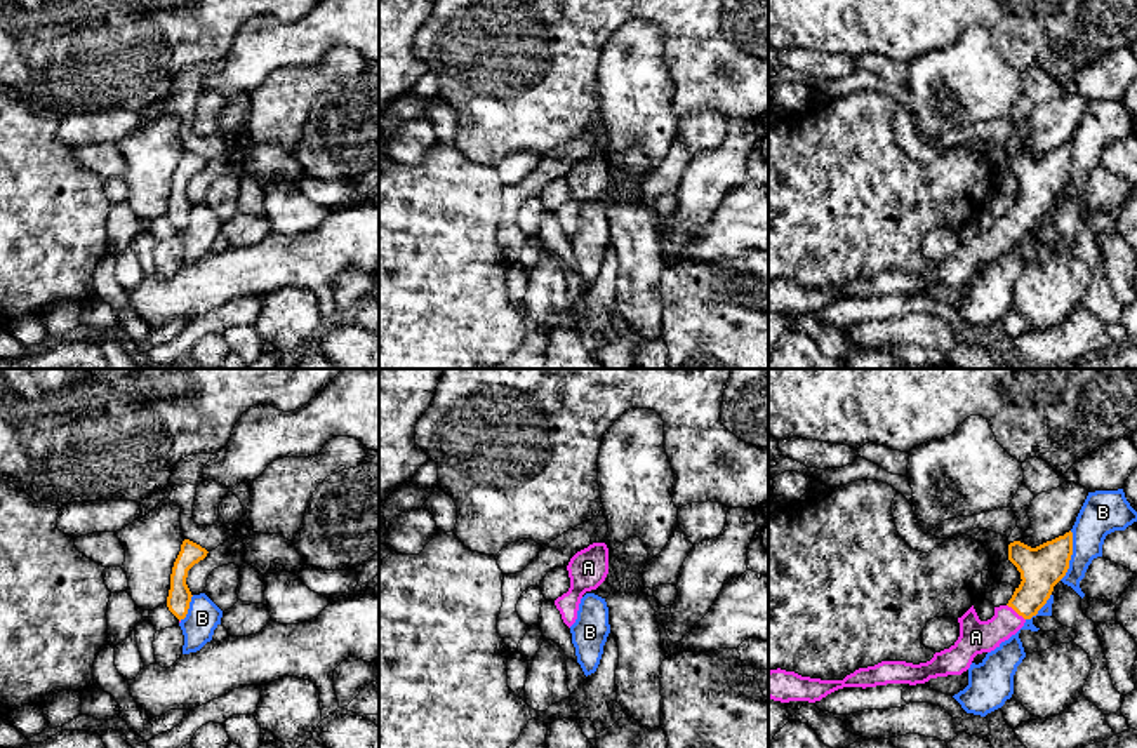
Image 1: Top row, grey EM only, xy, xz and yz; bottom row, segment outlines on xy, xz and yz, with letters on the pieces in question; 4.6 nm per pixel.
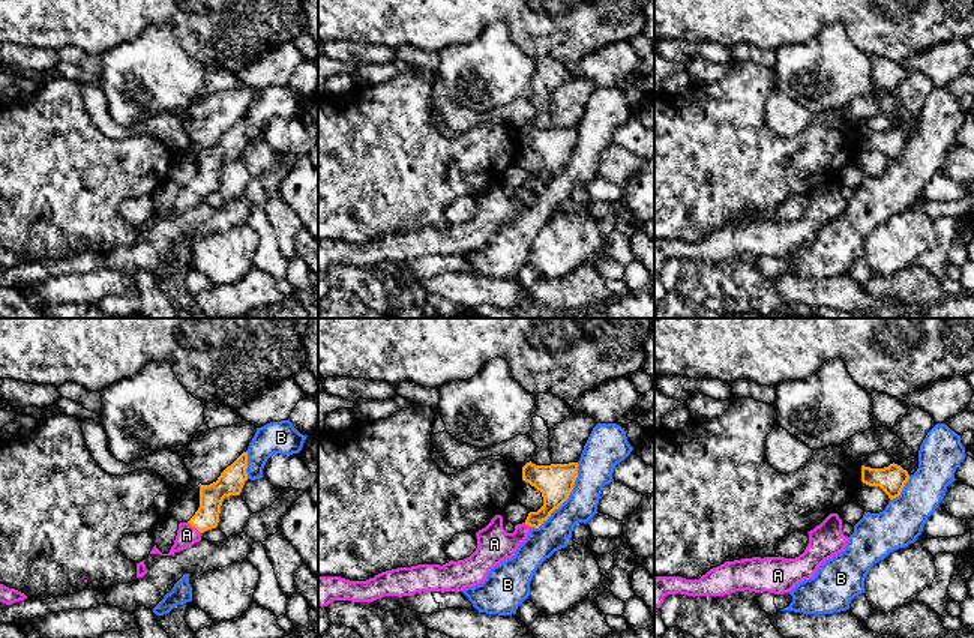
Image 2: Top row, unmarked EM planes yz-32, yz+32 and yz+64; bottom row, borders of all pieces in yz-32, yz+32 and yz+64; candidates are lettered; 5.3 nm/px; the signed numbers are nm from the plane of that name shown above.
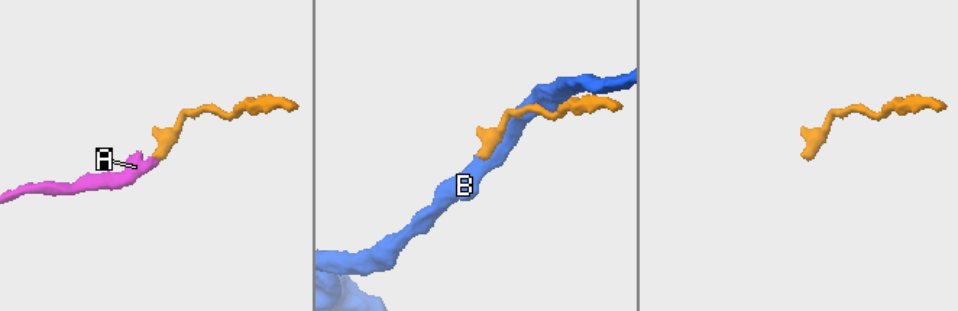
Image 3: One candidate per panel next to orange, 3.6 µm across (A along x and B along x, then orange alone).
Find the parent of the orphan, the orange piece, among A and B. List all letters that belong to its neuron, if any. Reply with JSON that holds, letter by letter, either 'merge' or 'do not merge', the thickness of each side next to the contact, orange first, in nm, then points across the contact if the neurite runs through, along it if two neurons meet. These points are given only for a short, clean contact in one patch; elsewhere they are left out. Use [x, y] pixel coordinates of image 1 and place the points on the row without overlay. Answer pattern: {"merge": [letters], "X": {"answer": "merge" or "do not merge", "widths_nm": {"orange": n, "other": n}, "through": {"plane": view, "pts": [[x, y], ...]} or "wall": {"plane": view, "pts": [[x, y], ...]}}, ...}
{"merge": ["A"], "A": {"answer": "merge", "widths_nm": {"orange": 200, "other": 160}, "through": {"plane": "yz", "pts": [[1042, 178], [1033, 204], [1016, 221], [991, 244], [976, 247]]}}, "B": {"answer": "do not merge", "widths_nm": {"orange": 200, "other": 200}}}

